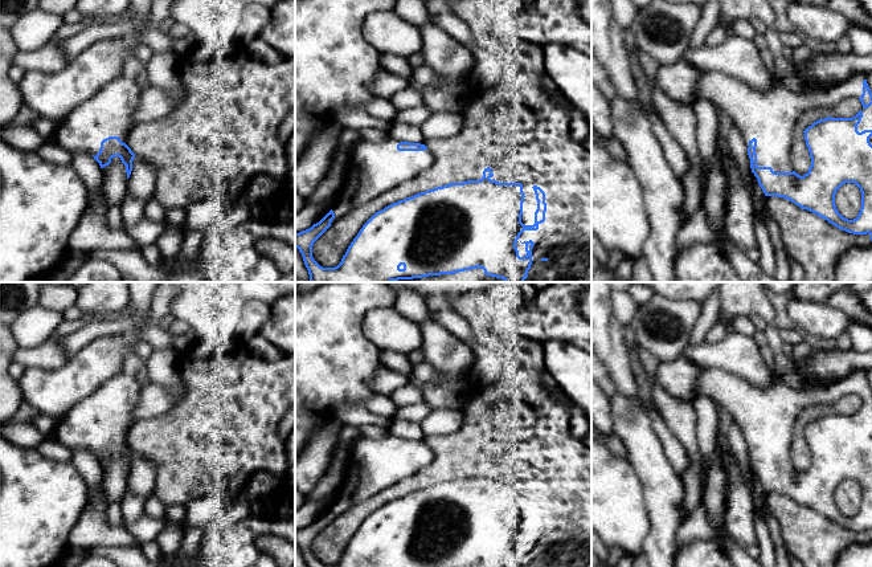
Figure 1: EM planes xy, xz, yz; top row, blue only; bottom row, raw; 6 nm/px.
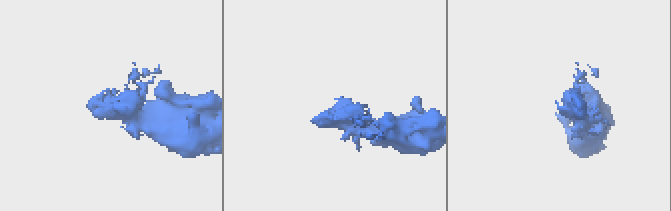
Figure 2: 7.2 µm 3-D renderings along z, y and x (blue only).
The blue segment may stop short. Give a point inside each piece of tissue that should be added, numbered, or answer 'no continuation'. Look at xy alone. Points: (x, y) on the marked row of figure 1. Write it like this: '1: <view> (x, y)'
1: xy (109, 113)

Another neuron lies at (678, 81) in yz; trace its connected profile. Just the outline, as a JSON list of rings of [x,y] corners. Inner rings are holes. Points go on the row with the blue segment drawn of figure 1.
[[[684,60],[671,65],[660,65],[656,81],[659,87],[674,101],[683,105],[693,105],[695,87],[704,72]]]

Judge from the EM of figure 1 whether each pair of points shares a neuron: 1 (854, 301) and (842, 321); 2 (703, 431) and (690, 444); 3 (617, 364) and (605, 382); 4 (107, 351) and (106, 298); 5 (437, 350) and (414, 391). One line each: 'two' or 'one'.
1: two
2: two
3: two
4: two
5: two

